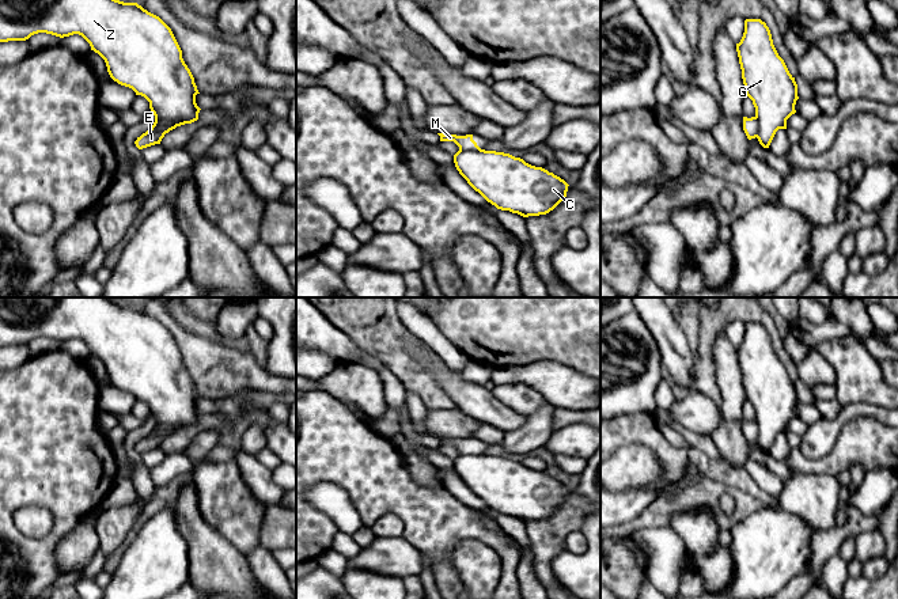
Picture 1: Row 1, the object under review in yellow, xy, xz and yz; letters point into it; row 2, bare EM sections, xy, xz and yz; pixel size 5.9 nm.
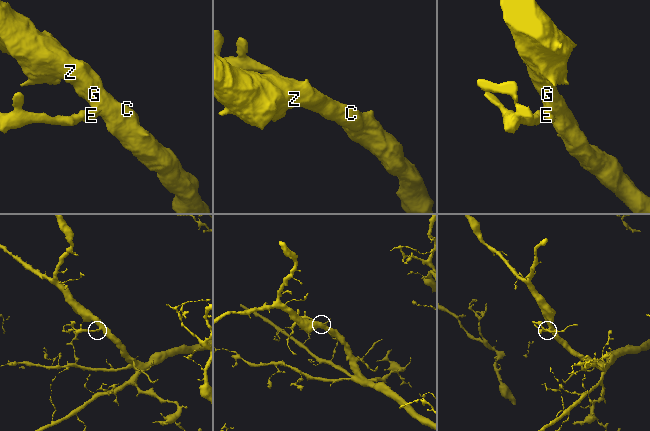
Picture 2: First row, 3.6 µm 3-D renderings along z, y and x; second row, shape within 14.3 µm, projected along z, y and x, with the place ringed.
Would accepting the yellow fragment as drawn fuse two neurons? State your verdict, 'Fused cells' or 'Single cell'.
Fused cells

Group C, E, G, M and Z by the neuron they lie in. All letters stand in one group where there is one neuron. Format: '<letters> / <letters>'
C E G Z / M

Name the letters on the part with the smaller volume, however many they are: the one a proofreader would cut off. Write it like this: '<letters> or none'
M

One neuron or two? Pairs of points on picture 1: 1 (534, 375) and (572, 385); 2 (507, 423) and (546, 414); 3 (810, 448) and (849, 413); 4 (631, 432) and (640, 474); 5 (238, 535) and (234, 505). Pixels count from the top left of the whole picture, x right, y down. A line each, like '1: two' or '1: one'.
1: one
2: two
3: one
4: two
5: one

